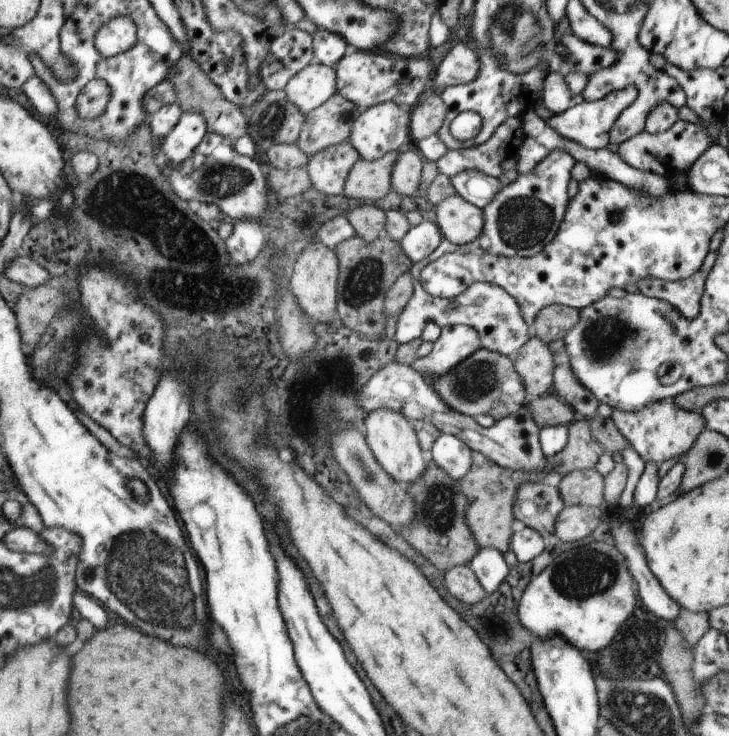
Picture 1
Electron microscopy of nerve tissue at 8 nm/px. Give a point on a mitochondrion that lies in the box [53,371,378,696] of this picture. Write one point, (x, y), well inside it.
(161, 596)

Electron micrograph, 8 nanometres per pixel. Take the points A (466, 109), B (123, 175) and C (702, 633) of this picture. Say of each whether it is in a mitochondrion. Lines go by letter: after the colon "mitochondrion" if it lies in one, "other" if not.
A: other
B: mitochondrion
C: other

